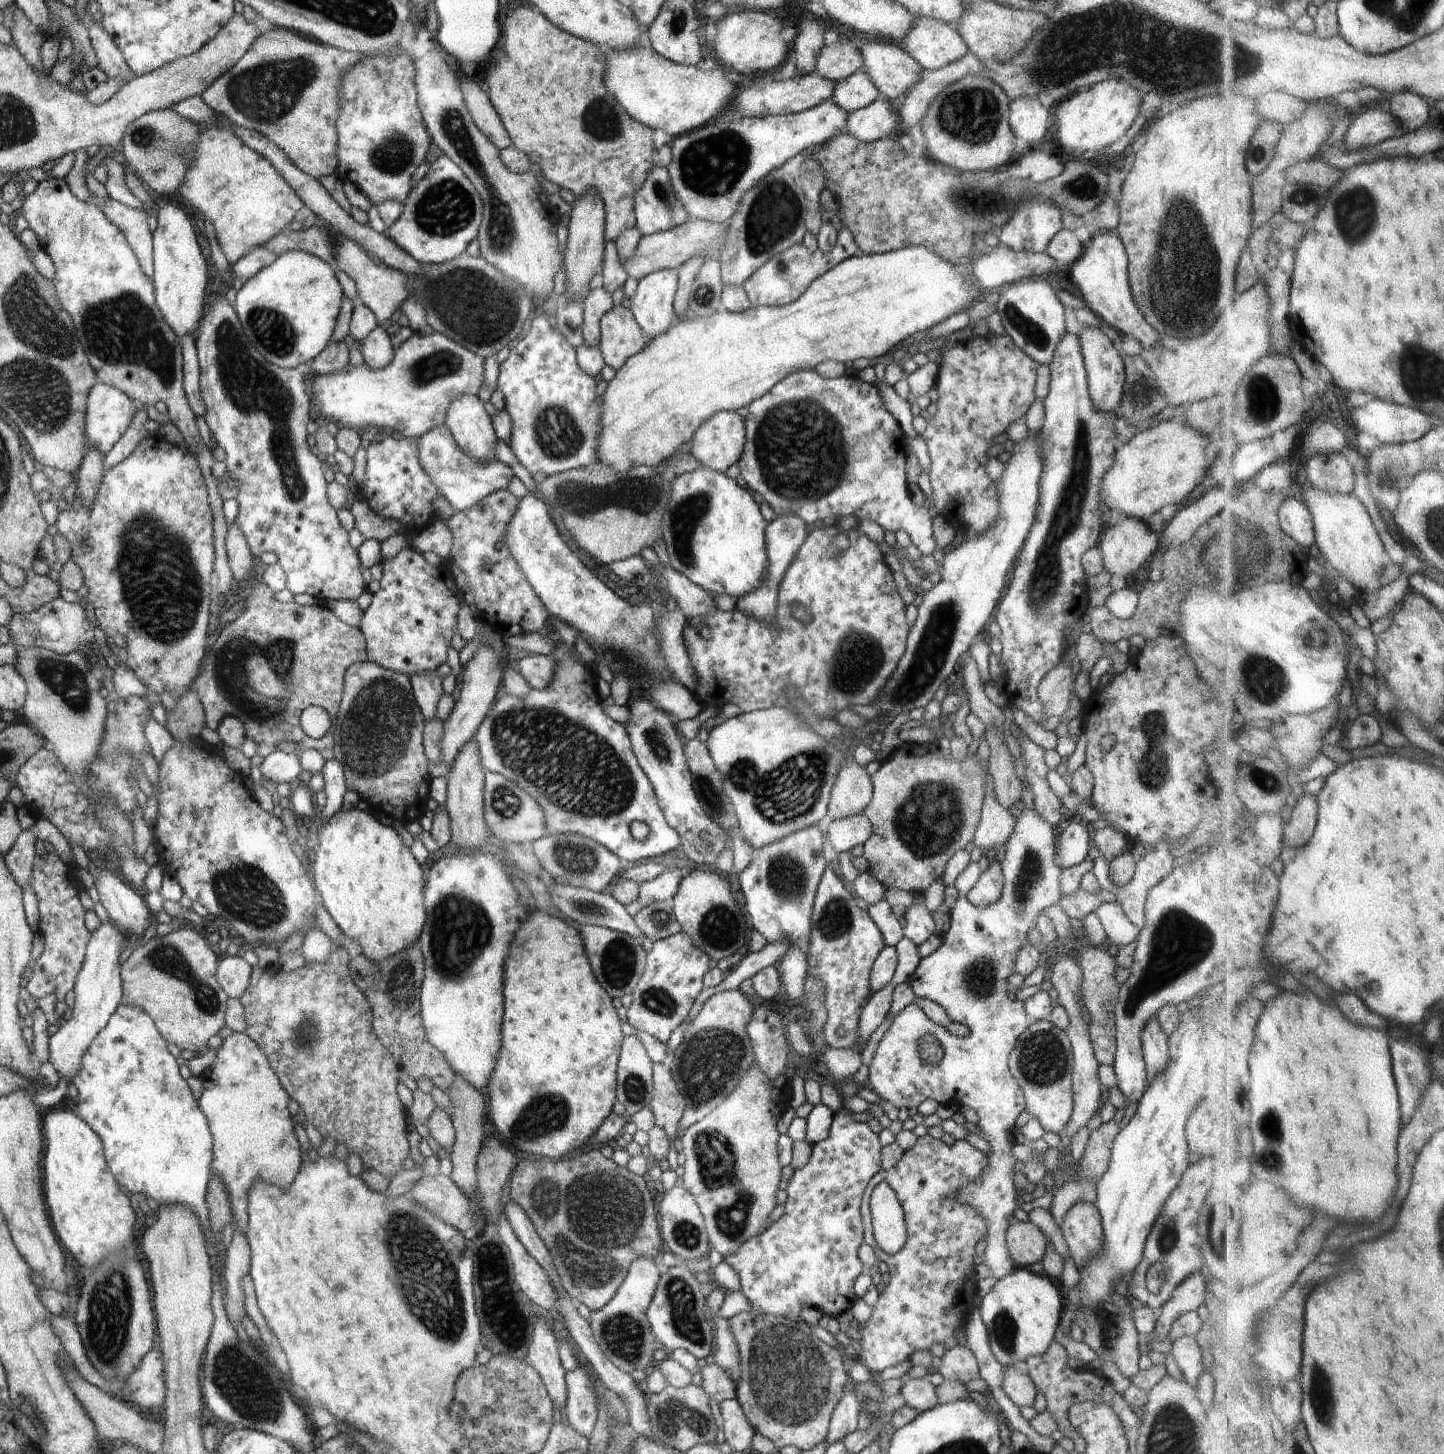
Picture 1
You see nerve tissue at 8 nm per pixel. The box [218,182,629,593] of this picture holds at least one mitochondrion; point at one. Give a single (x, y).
(472, 305)

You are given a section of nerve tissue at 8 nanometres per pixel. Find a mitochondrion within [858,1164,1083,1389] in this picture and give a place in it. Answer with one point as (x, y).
(1005, 1333)

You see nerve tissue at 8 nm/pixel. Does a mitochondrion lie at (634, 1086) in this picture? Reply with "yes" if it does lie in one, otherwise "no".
yes

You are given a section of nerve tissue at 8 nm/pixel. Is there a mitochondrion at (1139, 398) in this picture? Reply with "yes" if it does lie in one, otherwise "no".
yes

